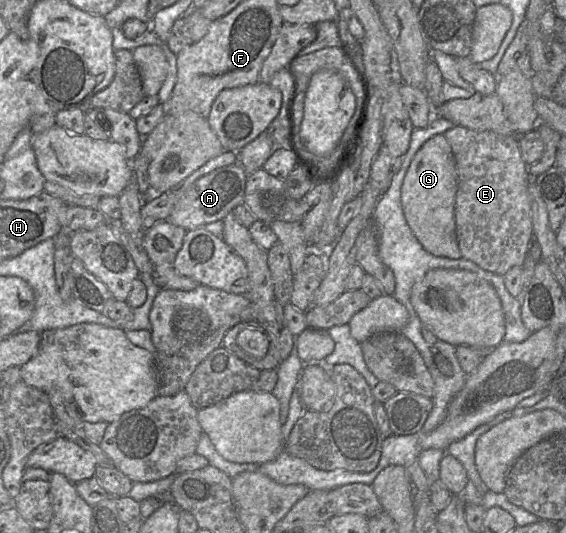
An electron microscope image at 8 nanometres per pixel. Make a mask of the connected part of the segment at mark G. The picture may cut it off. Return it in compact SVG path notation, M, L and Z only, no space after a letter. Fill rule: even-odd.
M444 134L427 140L415 154L401 187L401 205L413 234L432 255L462 258L456 237L455 199L457 170L452 149Z

